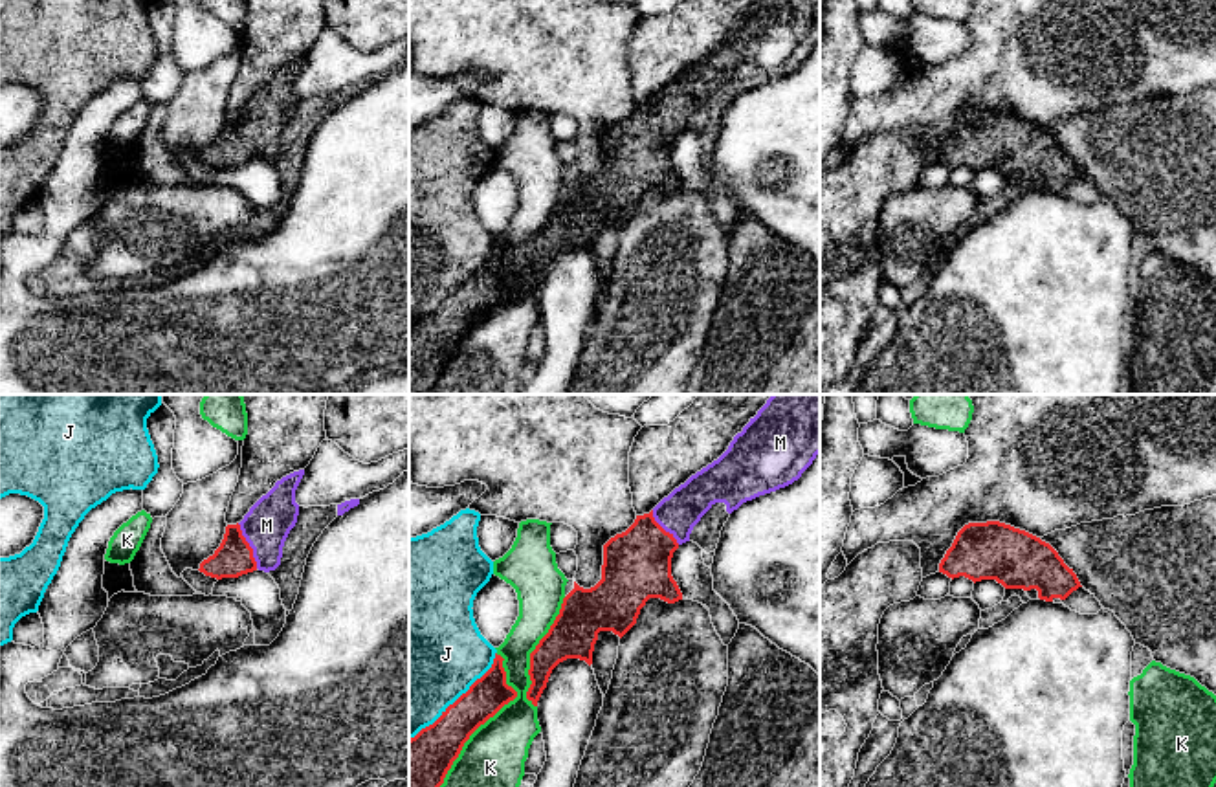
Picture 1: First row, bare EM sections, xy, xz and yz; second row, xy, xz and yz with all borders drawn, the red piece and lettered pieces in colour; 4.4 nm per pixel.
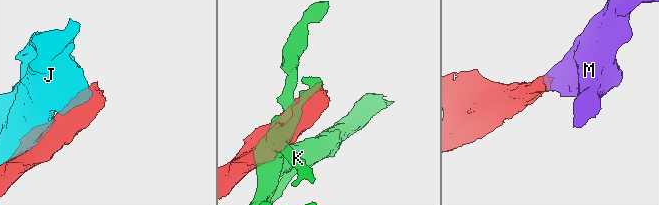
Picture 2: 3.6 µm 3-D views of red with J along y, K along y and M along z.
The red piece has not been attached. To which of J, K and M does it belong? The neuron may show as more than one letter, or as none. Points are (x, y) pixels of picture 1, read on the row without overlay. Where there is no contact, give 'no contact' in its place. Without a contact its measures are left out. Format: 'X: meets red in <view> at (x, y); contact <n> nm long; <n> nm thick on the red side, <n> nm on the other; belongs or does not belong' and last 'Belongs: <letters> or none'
J: meets red in xz at (459, 287); contact 550 nm long; 200 nm thick on the red side, 500 nm on the other; does not belong
K: meets red in xz at (481, 312); contact 700 nm long; 200 nm thick on the red side, 300 nm on the other; does not belong
M: meets red in xy at (248, 134); contact 220 nm long; 160 nm thick on the red side, 200 nm on the other; belongs
Belongs: M

